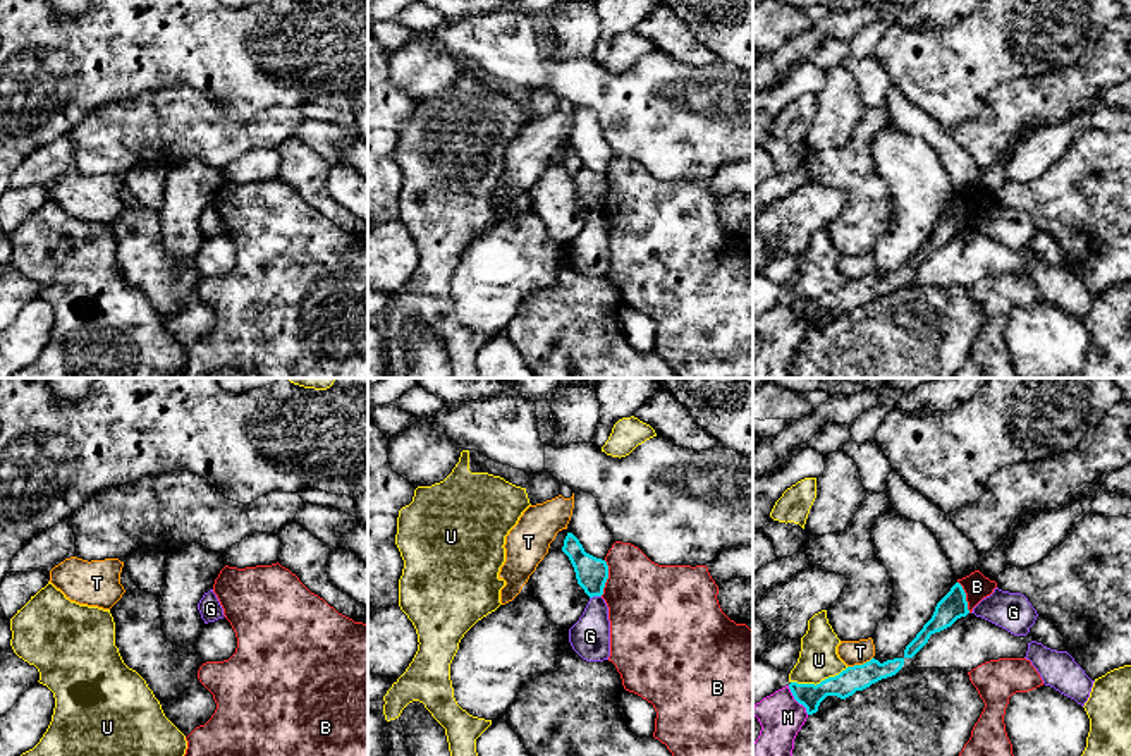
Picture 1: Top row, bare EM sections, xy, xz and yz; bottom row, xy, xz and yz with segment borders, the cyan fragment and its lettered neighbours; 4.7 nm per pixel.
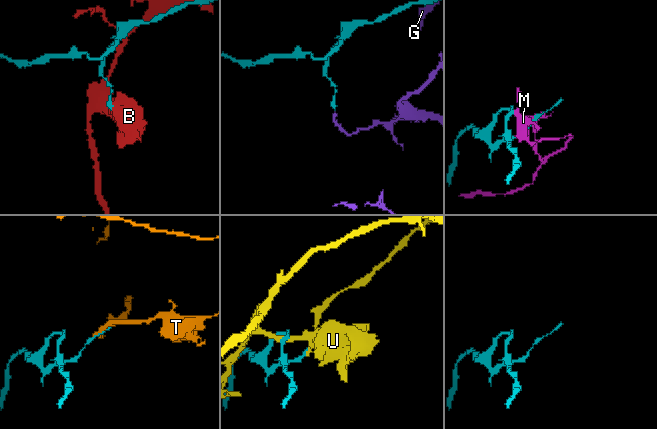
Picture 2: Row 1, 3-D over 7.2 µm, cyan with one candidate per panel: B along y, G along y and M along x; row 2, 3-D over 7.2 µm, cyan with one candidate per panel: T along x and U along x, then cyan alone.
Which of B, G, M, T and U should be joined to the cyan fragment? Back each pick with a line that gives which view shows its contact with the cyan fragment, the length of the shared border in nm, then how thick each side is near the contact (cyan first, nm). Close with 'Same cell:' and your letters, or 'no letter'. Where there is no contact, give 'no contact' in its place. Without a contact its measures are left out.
Same cell: no letter

